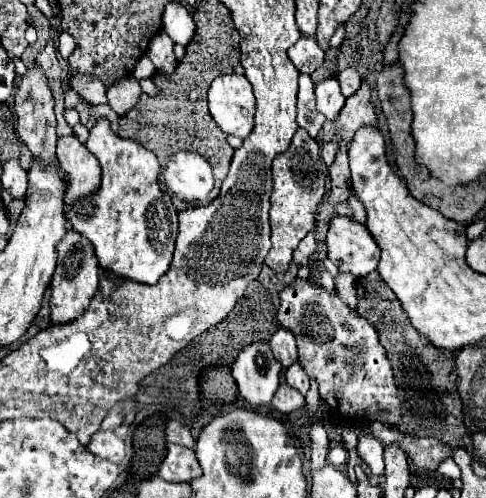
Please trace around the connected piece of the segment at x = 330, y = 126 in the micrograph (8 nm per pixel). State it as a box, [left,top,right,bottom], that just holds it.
[321,78,377,166]

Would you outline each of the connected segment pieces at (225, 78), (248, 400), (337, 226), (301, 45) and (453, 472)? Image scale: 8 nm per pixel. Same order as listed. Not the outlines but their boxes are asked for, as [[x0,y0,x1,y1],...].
[[207,74,255,136],[231,344,281,408],[327,216,379,276],[289,38,325,74],[437,458,461,478]]

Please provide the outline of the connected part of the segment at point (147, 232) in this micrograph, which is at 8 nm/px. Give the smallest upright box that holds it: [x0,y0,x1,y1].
[65,118,177,284]

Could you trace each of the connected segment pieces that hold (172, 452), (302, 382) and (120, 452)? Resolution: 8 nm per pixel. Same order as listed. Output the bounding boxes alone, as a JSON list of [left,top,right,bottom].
[[159,444,201,482],[285,362,309,394],[87,430,125,464]]

